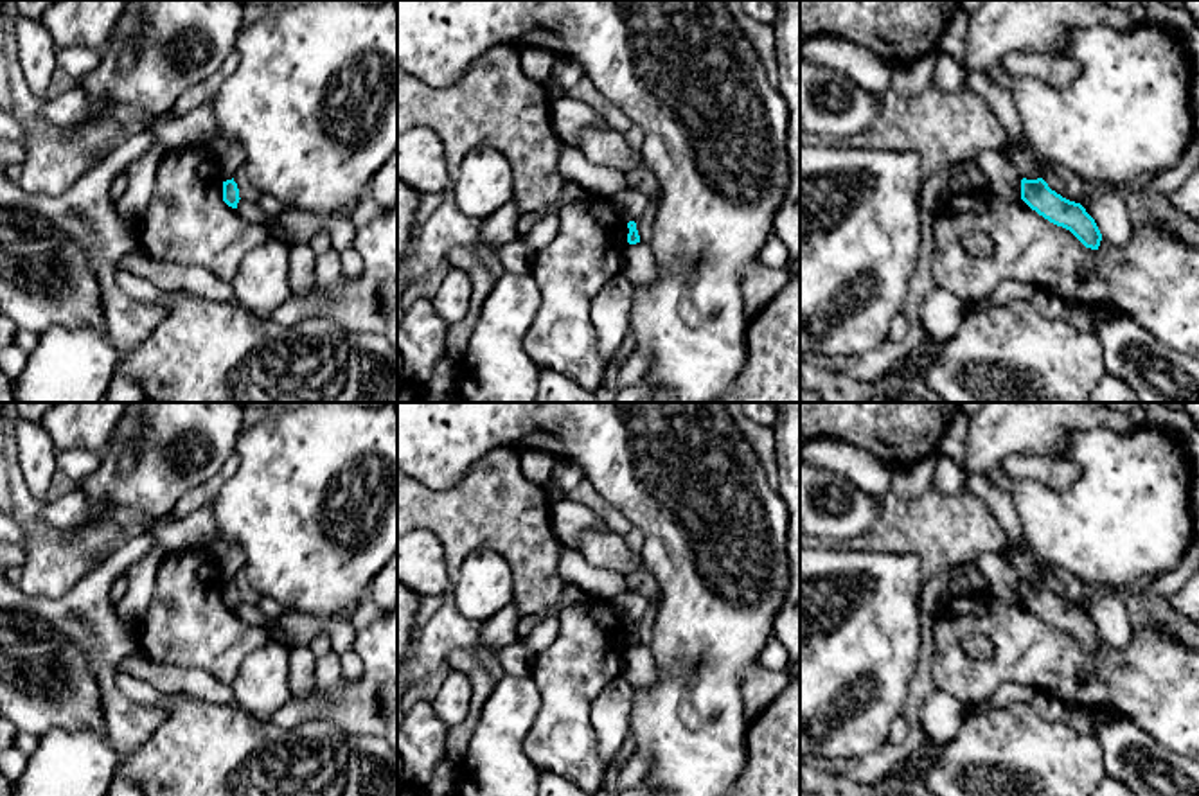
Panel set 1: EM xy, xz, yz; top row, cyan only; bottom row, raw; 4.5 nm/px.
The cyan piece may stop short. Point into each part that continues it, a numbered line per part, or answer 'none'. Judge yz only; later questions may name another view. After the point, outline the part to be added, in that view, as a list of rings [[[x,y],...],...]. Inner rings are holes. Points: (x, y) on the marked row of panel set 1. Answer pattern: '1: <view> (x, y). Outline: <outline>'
none

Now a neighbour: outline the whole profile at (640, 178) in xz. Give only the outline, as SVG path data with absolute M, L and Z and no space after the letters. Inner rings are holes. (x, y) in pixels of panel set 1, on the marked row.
M633 124L626 133L626 144L629 146L629 149L635 153L635 156L638 158L638 165L633 167L629 172L626 172L626 181L627 187L636 189L644 194L647 194L649 198L654 198L660 194L660 183L658 178L654 176L654 172L651 172L642 162L642 147L645 142L645 133L642 128L638 128L636 124Z

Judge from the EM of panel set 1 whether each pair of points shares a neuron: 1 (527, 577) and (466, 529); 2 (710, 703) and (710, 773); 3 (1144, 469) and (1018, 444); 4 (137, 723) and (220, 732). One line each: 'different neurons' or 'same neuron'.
1: same neuron
2: same neuron
3: different neurons
4: different neurons

